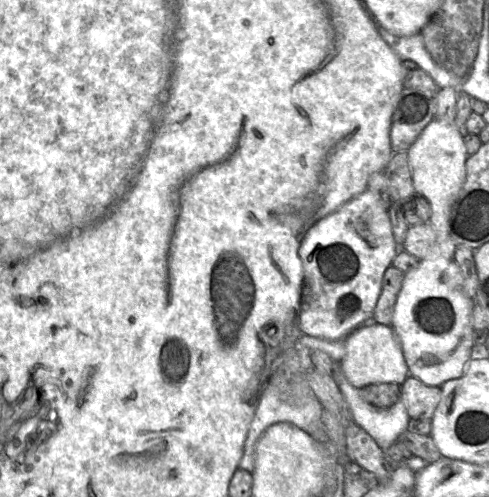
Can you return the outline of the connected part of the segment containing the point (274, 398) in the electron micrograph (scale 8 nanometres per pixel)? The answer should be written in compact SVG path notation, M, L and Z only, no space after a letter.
M267 384L260 400L257 403L254 417L251 421L247 438L244 444L244 455L239 464L239 469L245 469L252 472L255 465L255 449L257 442L263 432L271 425L278 423L288 423L298 427L299 429L307 432L313 438L323 443L333 443L328 432L324 428L322 422L322 407L319 401L314 397L312 400L305 400L302 404L287 404L280 399L278 391L274 386Z

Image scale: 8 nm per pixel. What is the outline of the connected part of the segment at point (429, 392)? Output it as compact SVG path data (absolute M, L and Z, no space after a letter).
M409 376L400 385L400 401L410 419L431 419L441 399L441 388L429 386Z

